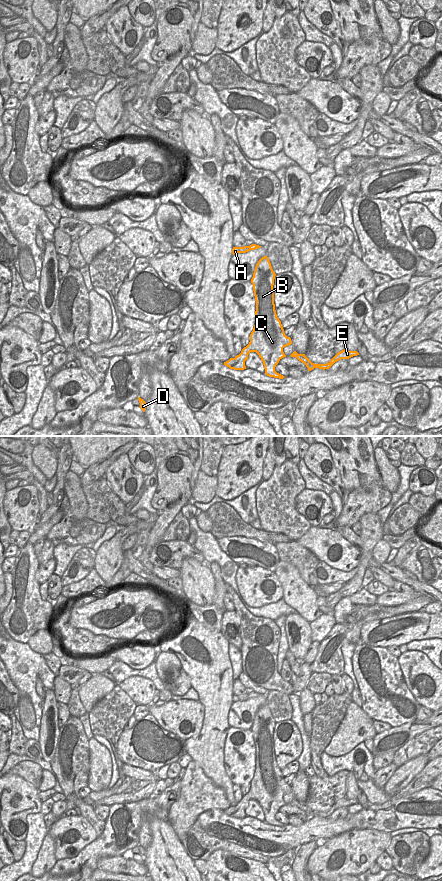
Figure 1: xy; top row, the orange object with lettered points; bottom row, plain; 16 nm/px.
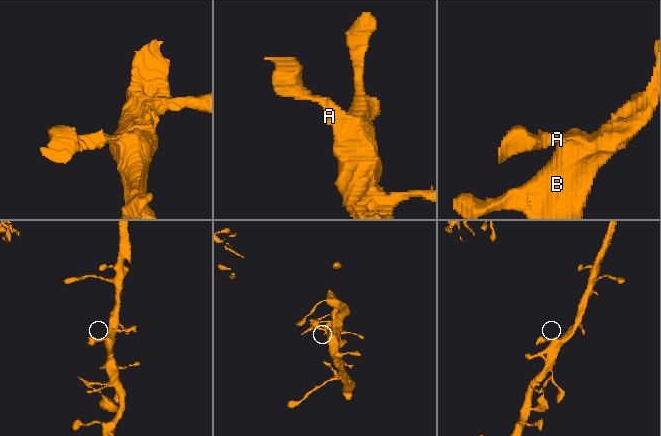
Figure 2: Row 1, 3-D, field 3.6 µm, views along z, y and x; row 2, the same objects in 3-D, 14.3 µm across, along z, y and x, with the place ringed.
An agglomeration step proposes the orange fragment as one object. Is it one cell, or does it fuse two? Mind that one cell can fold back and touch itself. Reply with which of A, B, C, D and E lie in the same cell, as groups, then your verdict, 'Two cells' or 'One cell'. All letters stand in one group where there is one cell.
Groups: A B C D E. One cell.

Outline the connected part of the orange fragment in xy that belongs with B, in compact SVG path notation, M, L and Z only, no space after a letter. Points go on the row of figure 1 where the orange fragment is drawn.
M262 257L256 264L251 279L256 301L255 325L250 334L249 344L239 355L224 362L224 365L230 369L246 369L245 361L248 359L248 354L256 352L263 362L267 376L285 378L275 371L275 367L282 358L286 357L283 348L291 345L292 341L285 335L276 314L273 293L275 276L268 257Z

